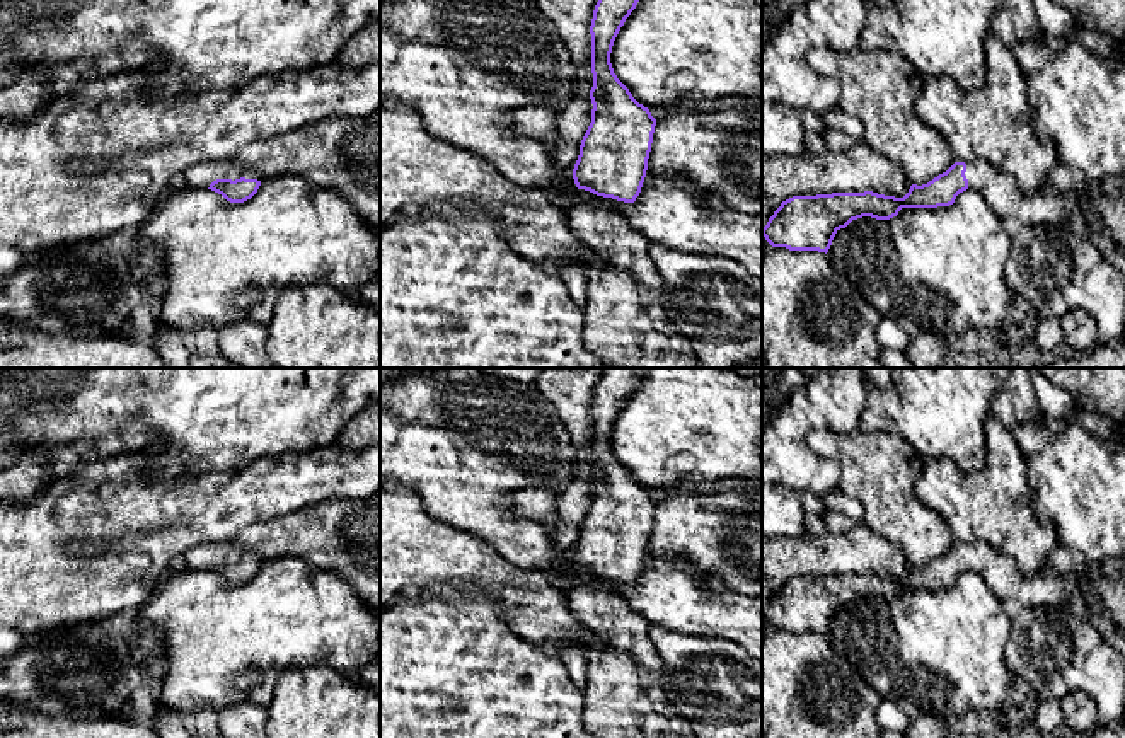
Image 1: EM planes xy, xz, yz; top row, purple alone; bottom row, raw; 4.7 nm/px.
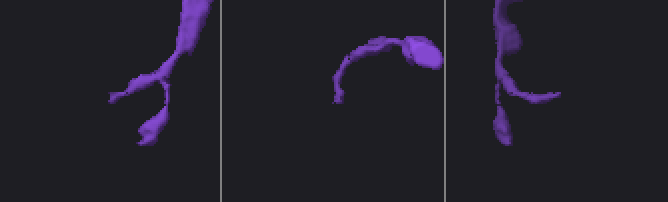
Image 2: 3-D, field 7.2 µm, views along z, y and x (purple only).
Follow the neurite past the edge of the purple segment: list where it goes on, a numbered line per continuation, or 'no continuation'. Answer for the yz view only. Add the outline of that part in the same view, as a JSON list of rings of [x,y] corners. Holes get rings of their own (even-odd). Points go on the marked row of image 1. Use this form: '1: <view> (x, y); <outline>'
1: yz (1001, 191); [[[970,160],[965,164],[968,189],[978,191],[992,210],[1012,227],[1065,223],[1076,211],[1089,215],[1098,194],[1115,198],[1122,193],[1120,179],[1108,176],[1101,184],[1084,181],[1082,191],[1072,198],[1065,198],[1048,187],[1026,194],[1012,176],[990,162]]]

